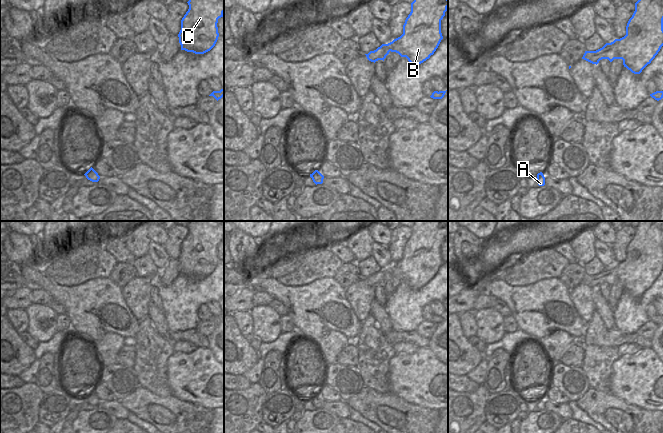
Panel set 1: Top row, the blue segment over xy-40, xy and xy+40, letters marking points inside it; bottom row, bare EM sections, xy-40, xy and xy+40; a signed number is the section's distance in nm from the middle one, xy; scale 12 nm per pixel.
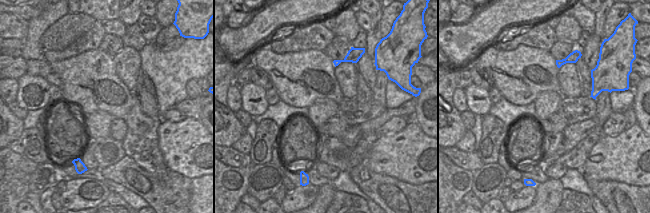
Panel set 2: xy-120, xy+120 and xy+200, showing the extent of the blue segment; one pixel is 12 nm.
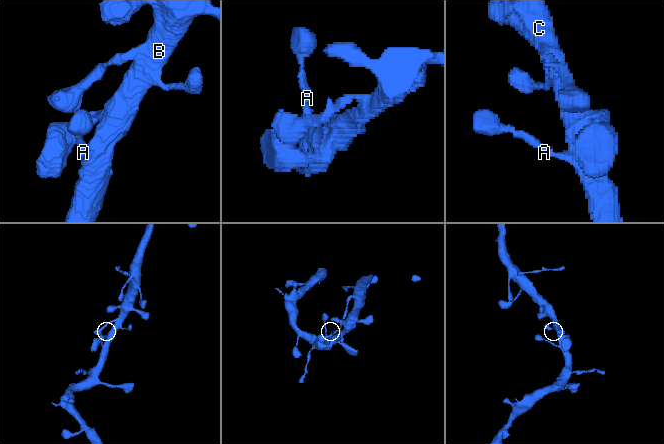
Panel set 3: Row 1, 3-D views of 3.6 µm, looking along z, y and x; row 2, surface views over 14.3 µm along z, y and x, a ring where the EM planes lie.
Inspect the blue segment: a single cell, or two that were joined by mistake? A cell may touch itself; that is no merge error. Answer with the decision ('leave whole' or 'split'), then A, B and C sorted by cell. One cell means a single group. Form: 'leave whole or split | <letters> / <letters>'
leave whole | A B C

